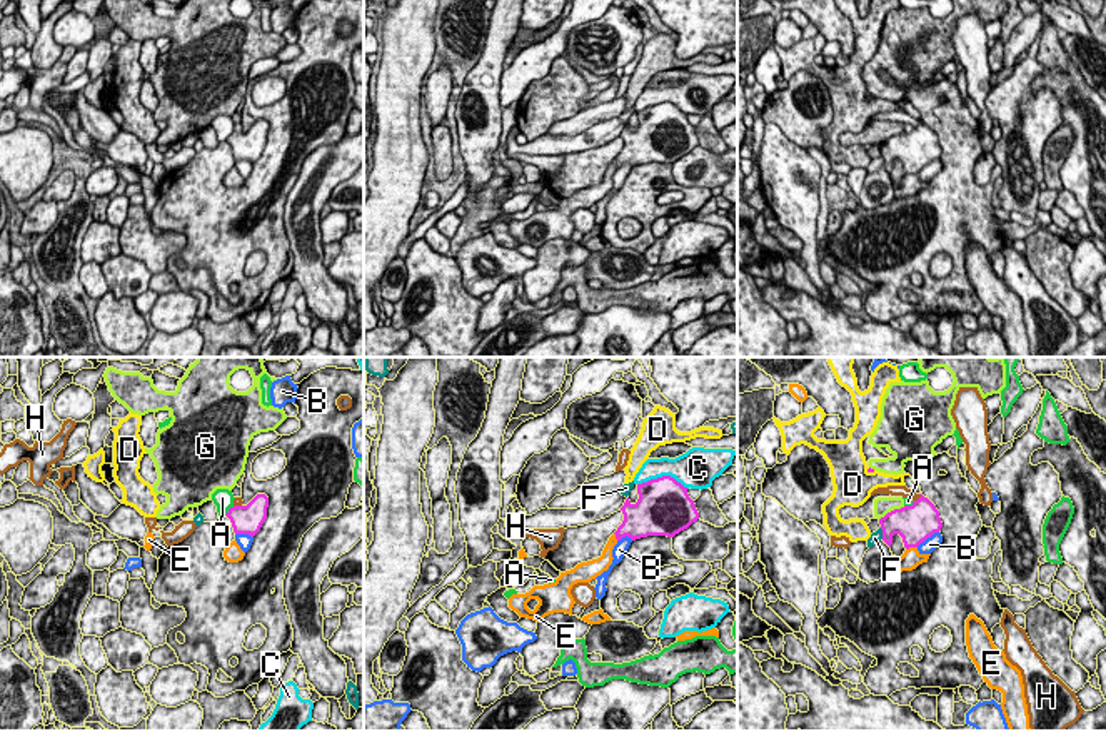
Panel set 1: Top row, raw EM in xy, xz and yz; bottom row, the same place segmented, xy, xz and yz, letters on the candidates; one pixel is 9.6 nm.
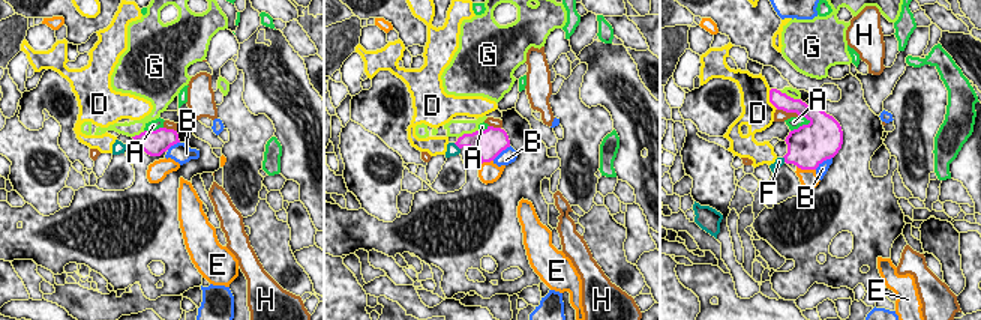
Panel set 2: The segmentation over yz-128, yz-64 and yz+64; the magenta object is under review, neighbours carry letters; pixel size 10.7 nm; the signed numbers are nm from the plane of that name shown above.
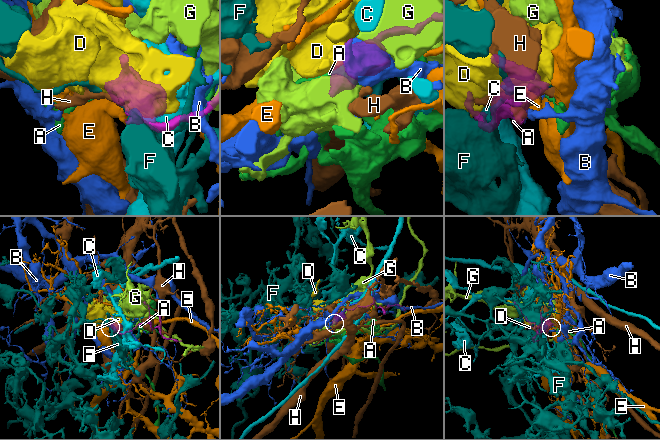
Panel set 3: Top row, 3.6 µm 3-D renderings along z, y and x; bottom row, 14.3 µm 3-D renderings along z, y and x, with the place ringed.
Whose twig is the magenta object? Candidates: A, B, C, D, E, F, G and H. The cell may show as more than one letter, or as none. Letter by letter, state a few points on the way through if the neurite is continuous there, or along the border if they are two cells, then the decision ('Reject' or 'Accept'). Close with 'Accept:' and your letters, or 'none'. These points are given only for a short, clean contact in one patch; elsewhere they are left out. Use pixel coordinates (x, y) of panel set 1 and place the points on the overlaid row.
A: Reject
B: Reject
C: Reject
D: Boundary: yz (866, 469), (874, 471). Reject
E: Accept
F: Reject
G: Reject
H: Reject
Accept: E

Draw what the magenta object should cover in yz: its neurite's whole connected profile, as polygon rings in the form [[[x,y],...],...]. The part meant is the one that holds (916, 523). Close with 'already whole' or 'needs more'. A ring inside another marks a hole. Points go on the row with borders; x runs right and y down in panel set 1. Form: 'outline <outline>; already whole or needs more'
outline [[[923,494],[919,496],[911,506],[894,509],[879,519],[882,541],[889,547],[894,534],[902,537],[904,554],[899,559],[892,556],[897,572],[912,571],[919,564],[928,562],[931,554],[921,554],[917,546],[943,527],[936,506]]]; needs more

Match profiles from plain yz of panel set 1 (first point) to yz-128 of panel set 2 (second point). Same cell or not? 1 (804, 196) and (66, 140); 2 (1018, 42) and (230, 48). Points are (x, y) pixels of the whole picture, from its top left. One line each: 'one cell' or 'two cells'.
1: two cells
2: two cells

